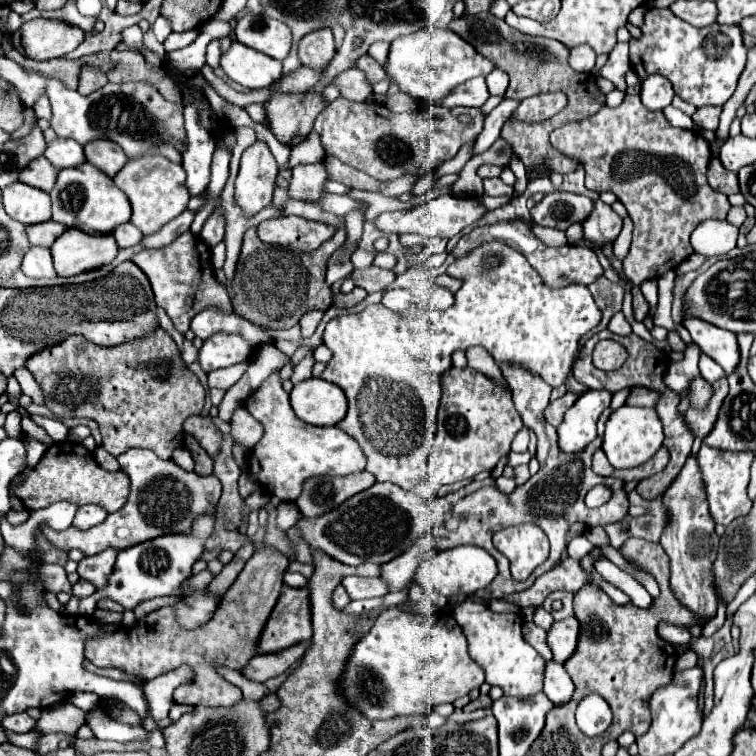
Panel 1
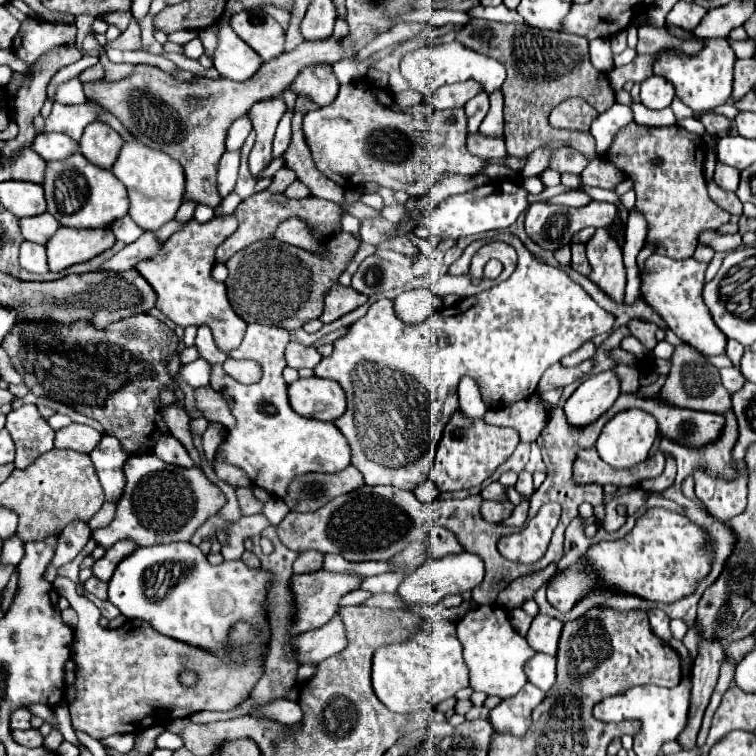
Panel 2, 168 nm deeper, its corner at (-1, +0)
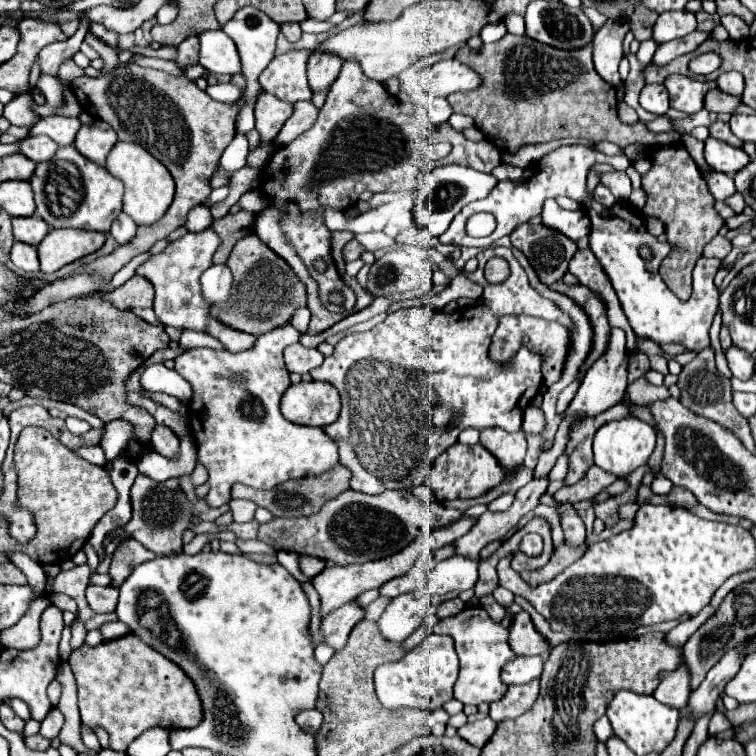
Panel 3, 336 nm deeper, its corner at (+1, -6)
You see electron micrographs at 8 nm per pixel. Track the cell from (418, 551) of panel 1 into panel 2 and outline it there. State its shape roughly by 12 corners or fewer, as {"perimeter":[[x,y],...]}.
{"perimeter":[[431,528],[427,554],[443,558],[465,550],[451,530]]}

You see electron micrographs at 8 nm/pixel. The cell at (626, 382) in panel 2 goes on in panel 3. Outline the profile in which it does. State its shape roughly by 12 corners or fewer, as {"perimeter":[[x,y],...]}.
{"perimeter":[[645,378],[627,386],[633,404],[669,398],[665,386],[653,386]]}

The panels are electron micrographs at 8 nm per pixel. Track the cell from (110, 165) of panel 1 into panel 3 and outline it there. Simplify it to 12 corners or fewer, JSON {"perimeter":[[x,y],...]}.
{"perimeter":[[103,120],[83,124],[75,148],[105,166],[117,134]]}

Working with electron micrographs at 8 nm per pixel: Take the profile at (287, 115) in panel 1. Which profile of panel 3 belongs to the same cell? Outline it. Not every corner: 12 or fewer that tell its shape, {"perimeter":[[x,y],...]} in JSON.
{"perimeter":[[309,56],[307,80],[311,92],[329,92],[343,60]]}

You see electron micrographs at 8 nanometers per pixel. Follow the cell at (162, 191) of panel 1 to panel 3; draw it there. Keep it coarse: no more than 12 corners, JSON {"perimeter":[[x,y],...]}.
{"perimeter":[[117,142],[105,168],[125,184],[123,212],[151,226],[173,202],[169,170]]}

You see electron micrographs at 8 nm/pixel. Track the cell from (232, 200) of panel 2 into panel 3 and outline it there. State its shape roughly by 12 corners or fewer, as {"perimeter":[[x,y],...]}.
{"perimeter":[[209,206],[189,212],[185,228],[201,232],[213,224]]}

